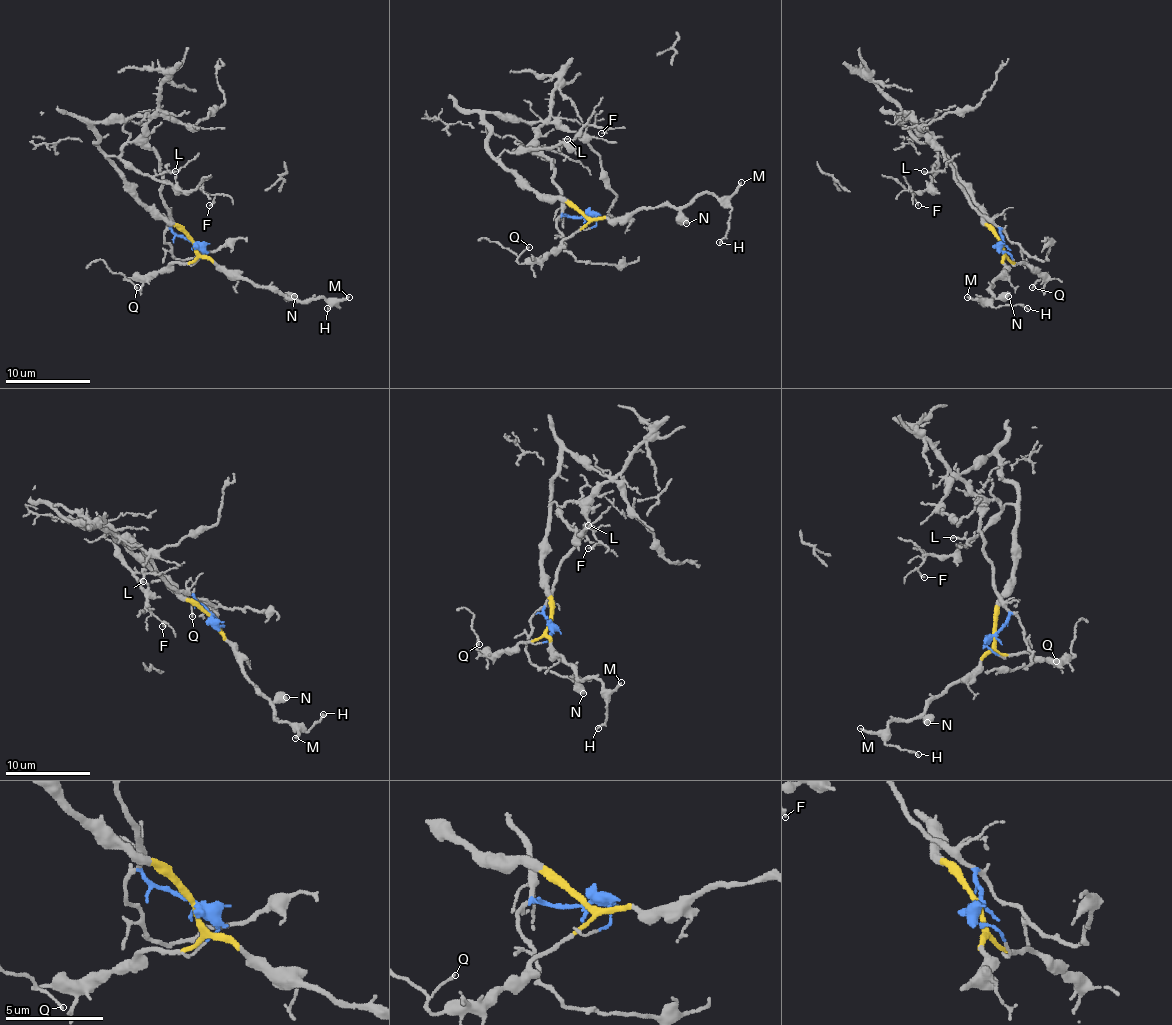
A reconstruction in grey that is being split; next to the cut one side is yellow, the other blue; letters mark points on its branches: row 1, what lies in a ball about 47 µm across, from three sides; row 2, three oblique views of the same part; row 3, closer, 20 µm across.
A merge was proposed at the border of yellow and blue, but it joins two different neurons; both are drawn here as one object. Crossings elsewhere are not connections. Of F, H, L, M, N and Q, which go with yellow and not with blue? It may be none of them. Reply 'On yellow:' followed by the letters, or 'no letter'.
On yellow: H, M, N, Q

